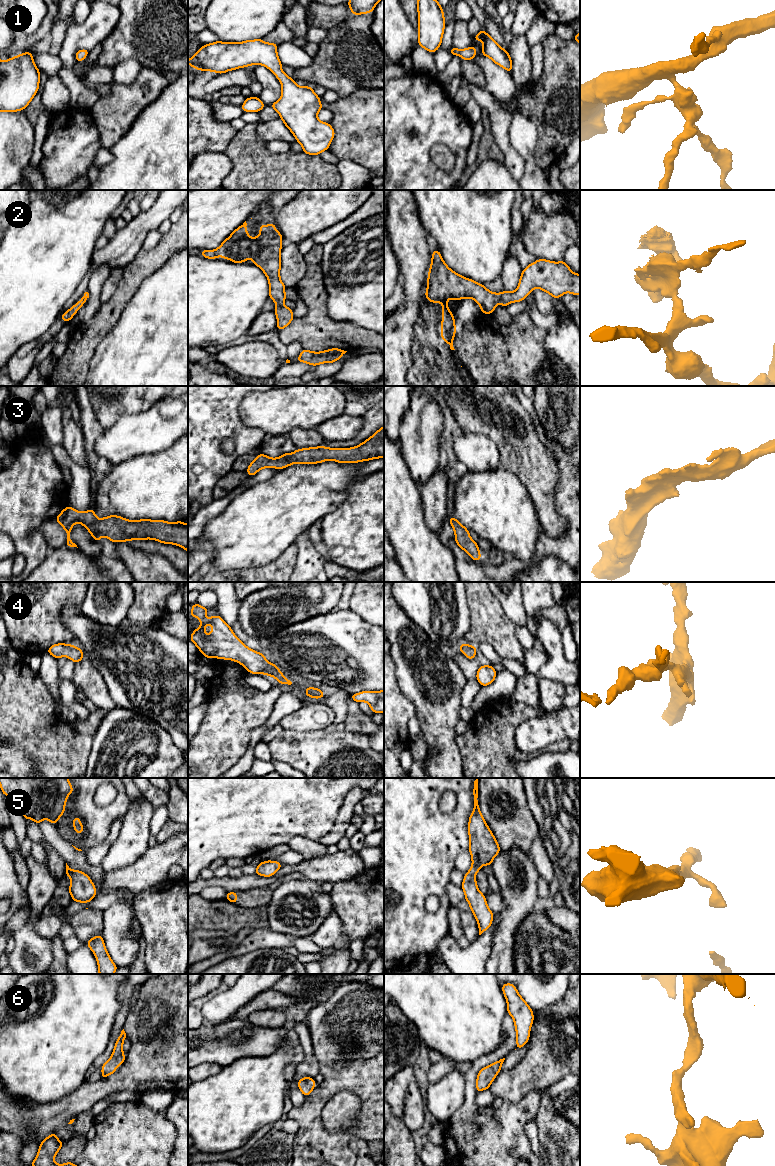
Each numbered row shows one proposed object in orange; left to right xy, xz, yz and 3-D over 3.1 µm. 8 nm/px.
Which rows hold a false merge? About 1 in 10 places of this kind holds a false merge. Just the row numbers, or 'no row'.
no row

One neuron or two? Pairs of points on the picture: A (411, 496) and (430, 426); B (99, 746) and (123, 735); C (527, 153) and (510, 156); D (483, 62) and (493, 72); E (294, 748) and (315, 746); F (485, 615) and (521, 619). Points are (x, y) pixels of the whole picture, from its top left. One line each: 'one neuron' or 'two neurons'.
A: two neurons
B: one neuron
C: two neurons
D: one neuron
E: one neuron
F: two neurons

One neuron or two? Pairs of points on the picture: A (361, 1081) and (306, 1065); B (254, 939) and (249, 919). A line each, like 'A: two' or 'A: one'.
A: two
B: two

